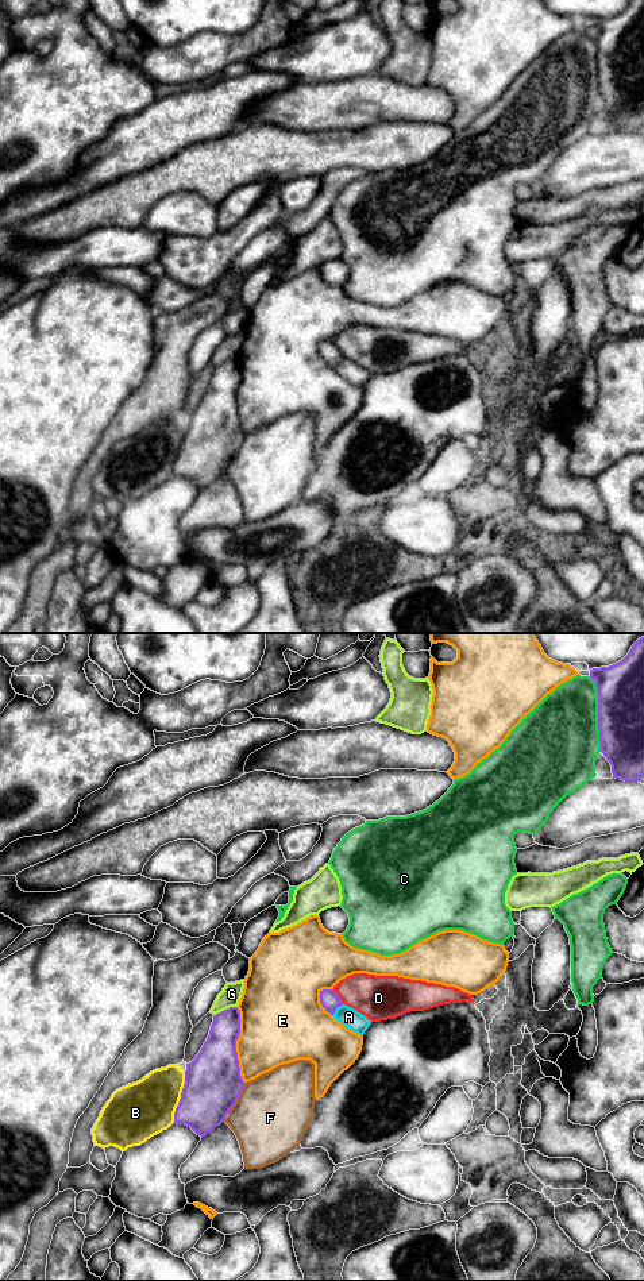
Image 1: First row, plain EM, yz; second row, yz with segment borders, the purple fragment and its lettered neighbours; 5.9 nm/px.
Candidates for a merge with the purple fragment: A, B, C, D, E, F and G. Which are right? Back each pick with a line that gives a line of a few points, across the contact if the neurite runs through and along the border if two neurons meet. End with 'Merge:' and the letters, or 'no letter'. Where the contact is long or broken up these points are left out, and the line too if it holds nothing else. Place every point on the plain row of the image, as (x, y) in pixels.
A: yz (330, 352), (336, 359), (349, 369)
Merge: A

